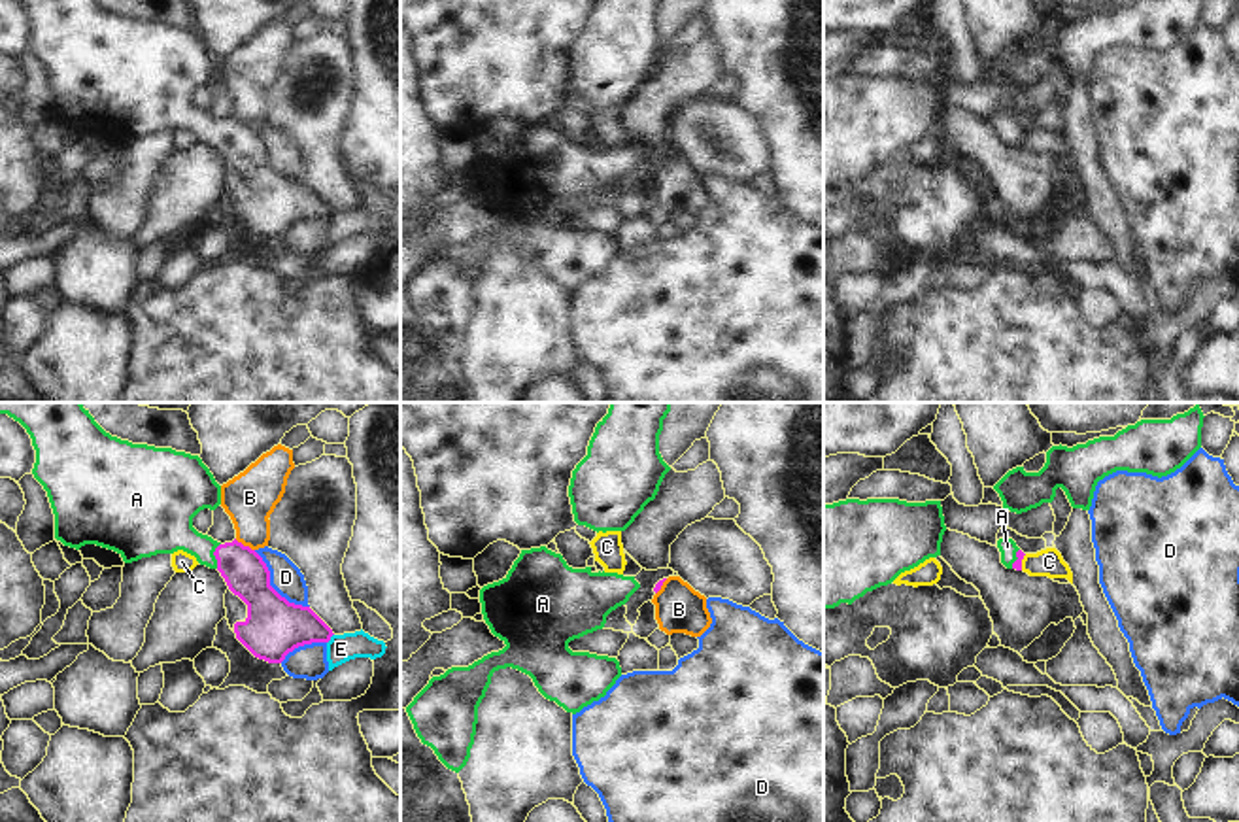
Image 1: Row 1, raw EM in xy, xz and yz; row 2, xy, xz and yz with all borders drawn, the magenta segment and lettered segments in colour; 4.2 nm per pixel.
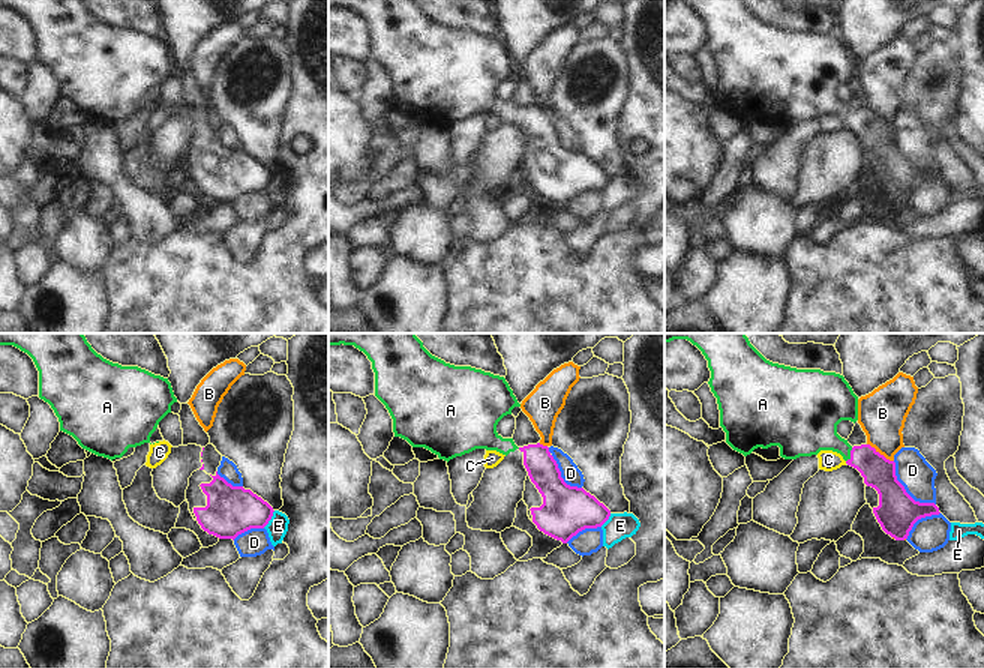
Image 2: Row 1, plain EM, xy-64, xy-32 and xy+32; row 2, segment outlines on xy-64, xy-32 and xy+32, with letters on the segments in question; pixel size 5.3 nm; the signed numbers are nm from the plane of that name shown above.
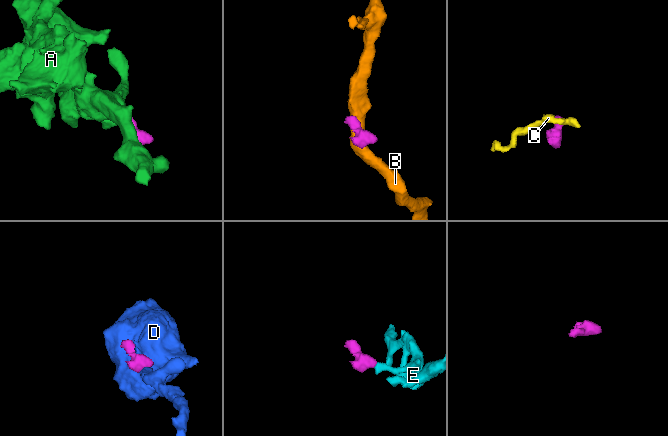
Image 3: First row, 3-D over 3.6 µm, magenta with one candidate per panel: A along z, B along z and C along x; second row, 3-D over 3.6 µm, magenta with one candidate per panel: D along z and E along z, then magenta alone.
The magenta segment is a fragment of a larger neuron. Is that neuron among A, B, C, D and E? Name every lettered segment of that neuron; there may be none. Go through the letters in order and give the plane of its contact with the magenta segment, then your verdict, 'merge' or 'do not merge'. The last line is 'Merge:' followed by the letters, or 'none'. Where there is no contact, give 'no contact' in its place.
A: xy | merge
B: xy | do not merge
C: yz | do not merge
D: xy | do not merge
E: xy | do not merge
Merge: A

